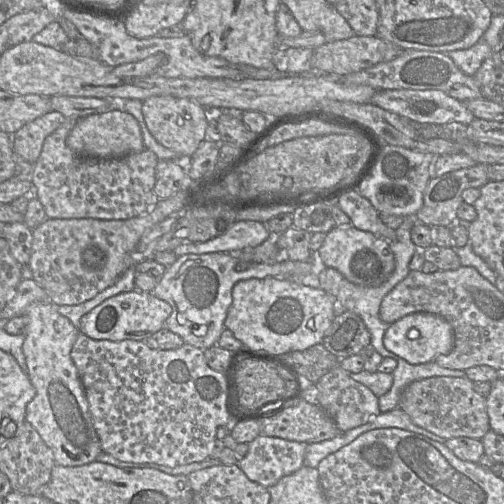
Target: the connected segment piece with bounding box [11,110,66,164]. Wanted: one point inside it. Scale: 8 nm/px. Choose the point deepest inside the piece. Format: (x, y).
(27, 142)

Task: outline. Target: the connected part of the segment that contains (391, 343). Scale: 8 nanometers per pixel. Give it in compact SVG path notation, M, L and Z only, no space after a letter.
M416 312L391 323L384 334L383 343L389 351L407 362L421 364L434 361L438 355L449 354L454 347L454 332L445 318L433 313Z

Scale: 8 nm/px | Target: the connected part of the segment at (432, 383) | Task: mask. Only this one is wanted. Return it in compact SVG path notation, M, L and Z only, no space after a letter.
M434 376L410 383L403 391L399 406L415 425L418 425L444 439L469 437L482 439L490 430L486 398L473 388L473 381L465 377Z

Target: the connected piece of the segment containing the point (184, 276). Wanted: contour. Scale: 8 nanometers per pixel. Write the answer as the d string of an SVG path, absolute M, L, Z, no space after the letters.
M216 252L207 254L186 254L179 256L174 264L166 268L164 275L159 279L152 293L157 298L164 300L172 307L172 313L165 322L165 327L179 335L184 343L206 350L218 343L225 328L224 322L228 310L232 304L232 289L236 283L252 278L263 279L274 277L280 280L288 280L300 283L301 279L311 274L313 265L311 262L286 260L274 264L241 262L237 255L229 252Z

